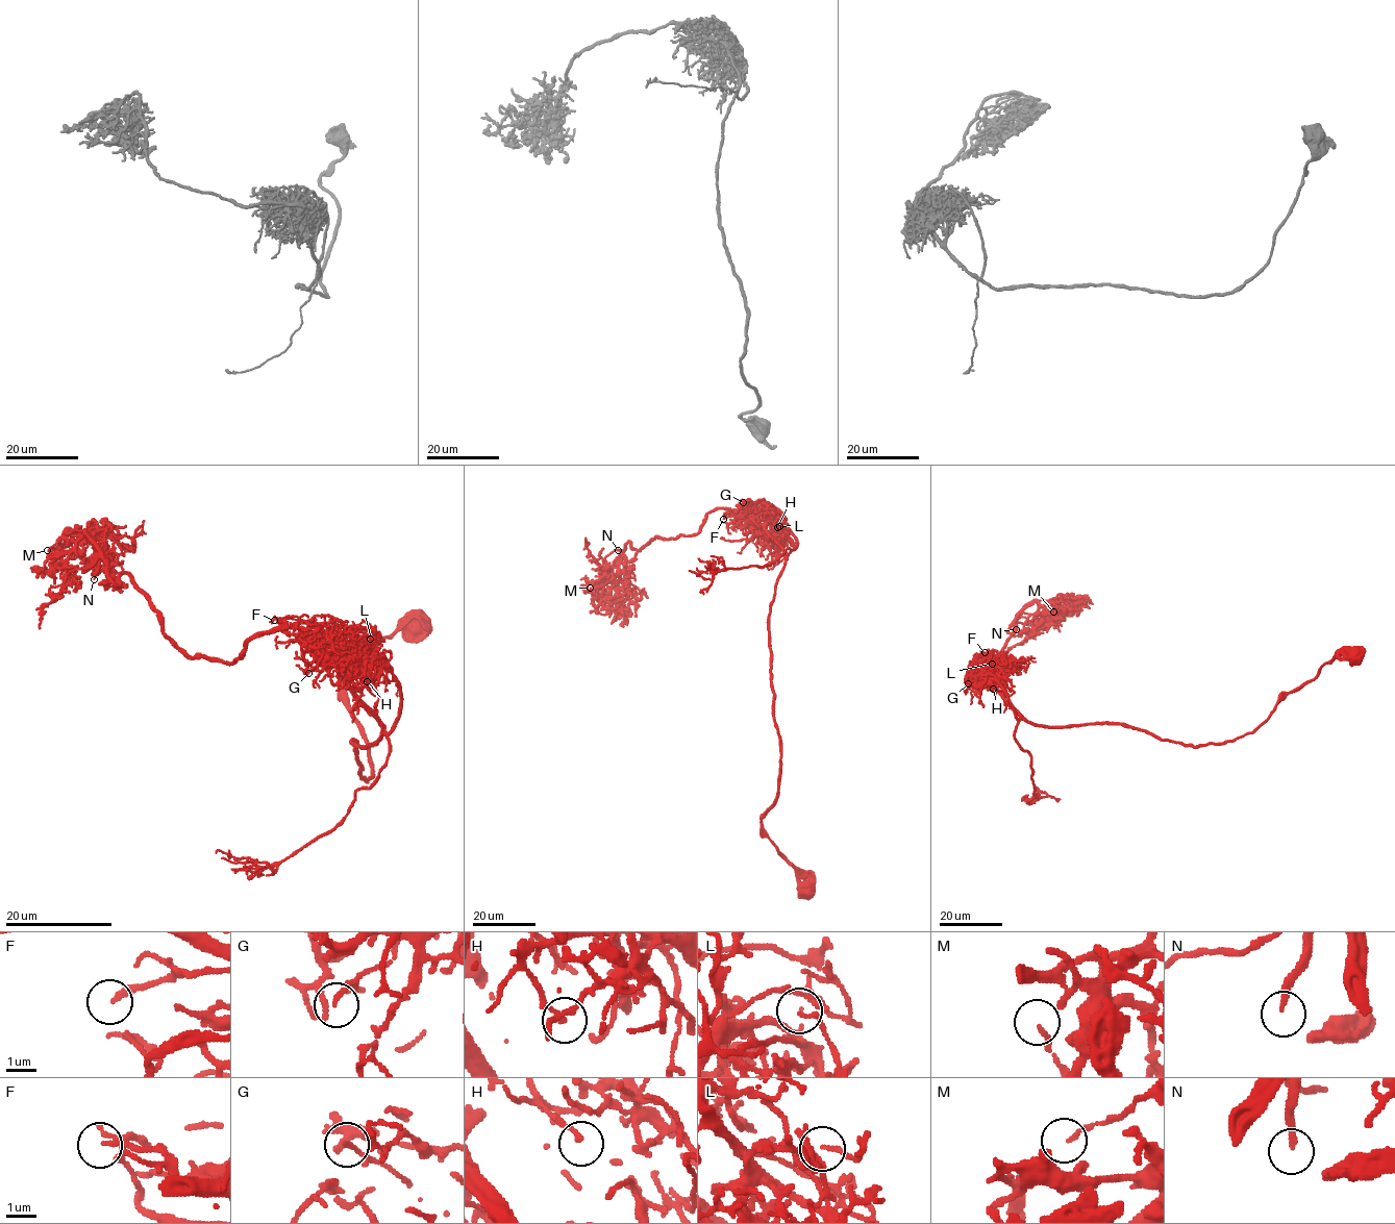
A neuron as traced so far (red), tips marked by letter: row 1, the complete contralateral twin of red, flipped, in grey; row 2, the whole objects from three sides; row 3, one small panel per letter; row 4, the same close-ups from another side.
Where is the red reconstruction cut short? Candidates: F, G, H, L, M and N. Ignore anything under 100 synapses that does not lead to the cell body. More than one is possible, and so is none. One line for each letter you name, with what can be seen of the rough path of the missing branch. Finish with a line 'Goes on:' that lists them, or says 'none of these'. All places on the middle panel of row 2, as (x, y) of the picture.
N: Course of what is missing: (618, 550), (615, 572)
Goes on: N

